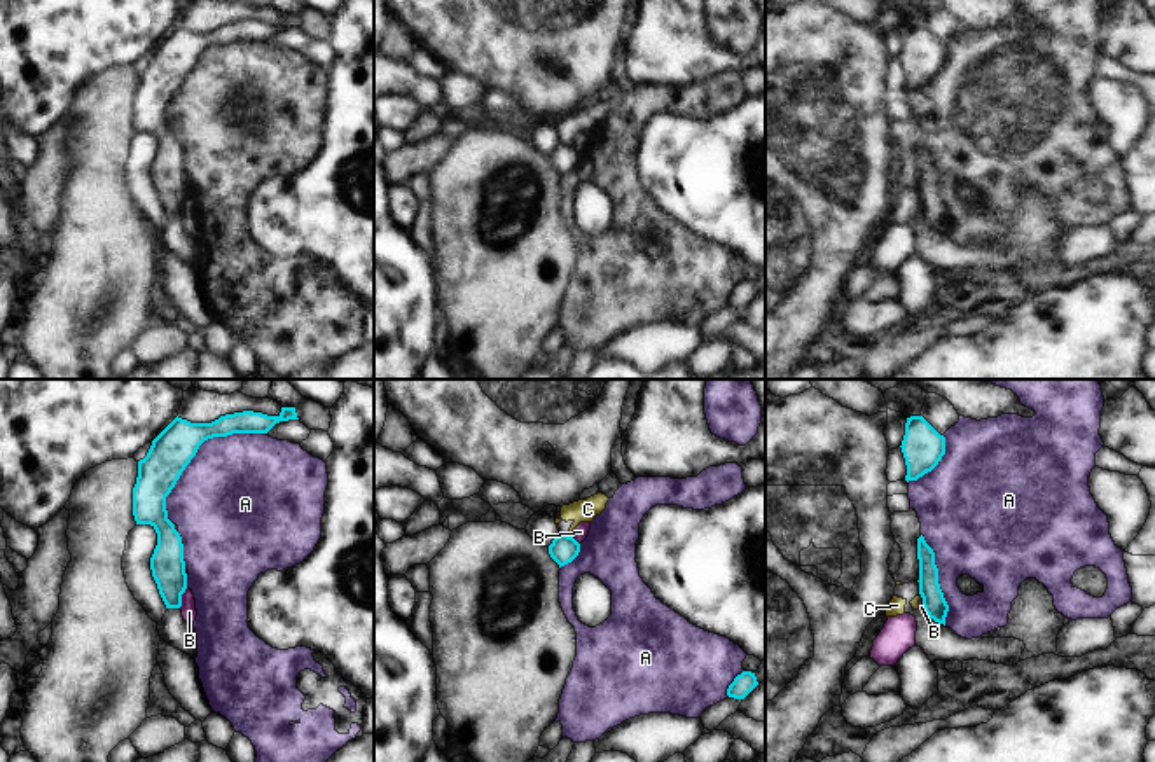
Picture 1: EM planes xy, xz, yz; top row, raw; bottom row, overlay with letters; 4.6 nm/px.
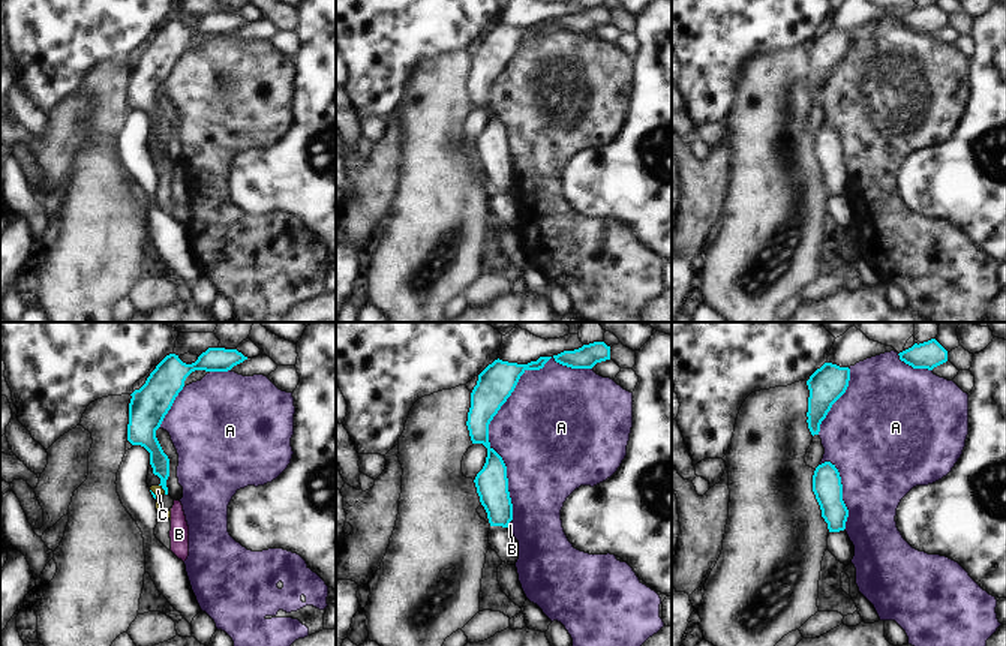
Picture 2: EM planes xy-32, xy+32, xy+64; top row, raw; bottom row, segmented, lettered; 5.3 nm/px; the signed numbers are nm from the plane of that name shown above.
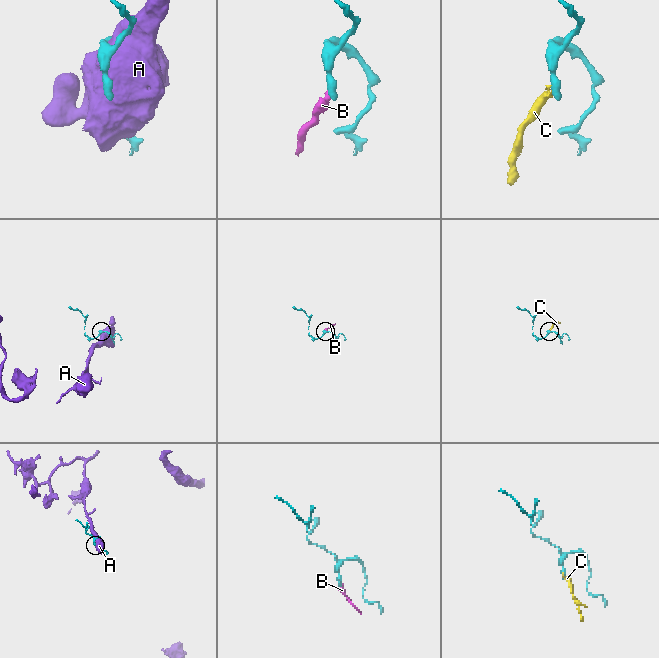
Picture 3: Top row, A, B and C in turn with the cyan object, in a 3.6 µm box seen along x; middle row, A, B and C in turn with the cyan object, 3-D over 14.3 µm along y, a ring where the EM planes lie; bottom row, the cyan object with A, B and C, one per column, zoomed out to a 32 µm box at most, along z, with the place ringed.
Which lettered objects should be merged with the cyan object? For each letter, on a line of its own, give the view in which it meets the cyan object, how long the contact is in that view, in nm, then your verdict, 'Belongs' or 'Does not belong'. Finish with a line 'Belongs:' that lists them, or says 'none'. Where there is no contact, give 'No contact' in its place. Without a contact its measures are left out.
A: Touches cyan in xy. Shared border 600 nm. Does not belong
B: Touches cyan in xy. Shared border 100 nm. Does not belong
C: Touches cyan in xz. Shared border 30 nm. Does not belong
Belongs: none.

